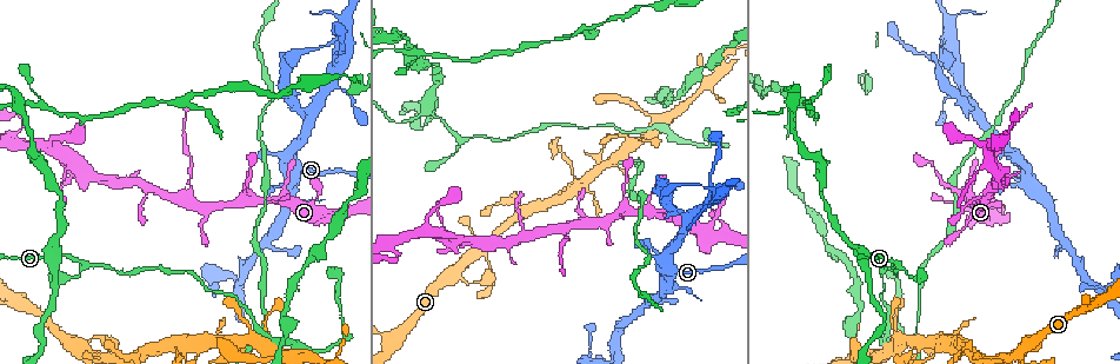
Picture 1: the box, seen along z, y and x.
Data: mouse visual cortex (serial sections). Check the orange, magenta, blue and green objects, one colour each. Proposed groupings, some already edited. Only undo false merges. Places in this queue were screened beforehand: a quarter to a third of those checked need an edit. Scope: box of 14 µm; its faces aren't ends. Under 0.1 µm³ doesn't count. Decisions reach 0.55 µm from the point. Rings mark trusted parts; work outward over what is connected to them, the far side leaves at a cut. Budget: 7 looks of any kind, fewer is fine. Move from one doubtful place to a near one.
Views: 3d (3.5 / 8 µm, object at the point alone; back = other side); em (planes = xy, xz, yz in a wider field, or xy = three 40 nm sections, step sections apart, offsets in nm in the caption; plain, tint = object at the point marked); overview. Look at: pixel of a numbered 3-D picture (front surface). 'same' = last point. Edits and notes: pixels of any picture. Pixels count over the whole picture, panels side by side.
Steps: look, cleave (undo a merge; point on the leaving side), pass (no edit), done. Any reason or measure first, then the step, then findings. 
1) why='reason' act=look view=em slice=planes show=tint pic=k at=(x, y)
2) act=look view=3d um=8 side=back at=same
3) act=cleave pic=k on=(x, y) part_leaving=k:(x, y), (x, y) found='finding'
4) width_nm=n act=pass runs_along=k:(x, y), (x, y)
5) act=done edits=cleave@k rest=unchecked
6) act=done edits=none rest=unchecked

why='three arms meet' act=look view=3d um=3.5 pic=1 at=(432, 111)

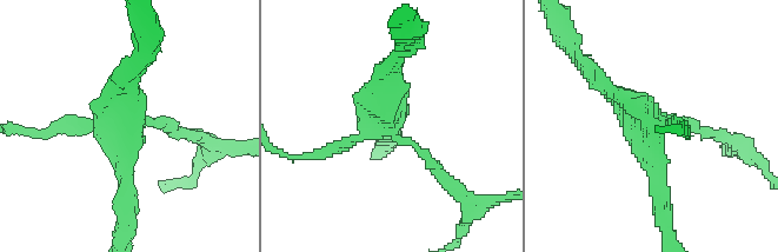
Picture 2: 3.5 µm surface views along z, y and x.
act=look view=em slice=xy step=1 show=tint pic=2 at=(649, 135)

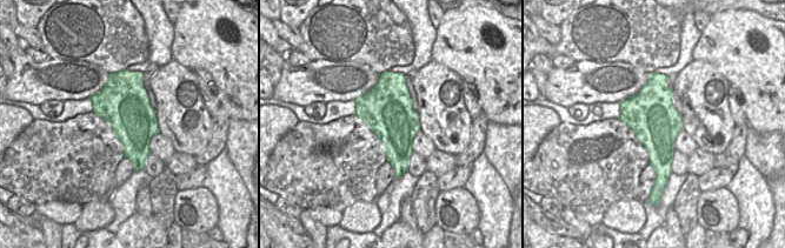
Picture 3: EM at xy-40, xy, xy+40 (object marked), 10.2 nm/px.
act=cleave pic=2 on=(110, 107) part_leaving=2:(101, 126), (119, 121), (137, 57) found='two cells meet here'

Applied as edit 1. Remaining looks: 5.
why='a narrow waist' act=look view=3d um=3.5 side=back pic=1 at=(128, 273)

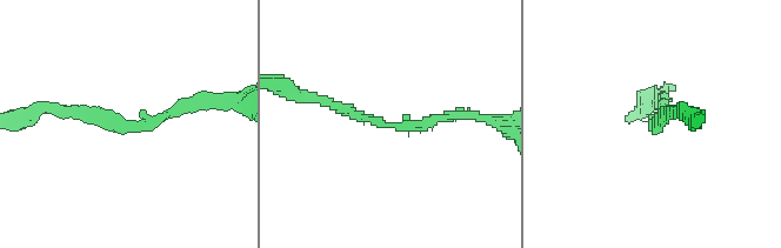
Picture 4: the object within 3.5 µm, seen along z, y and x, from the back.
why='now the EM' act=look view=em slice=xy step=5 show=tint pic=4 at=(650, 131)

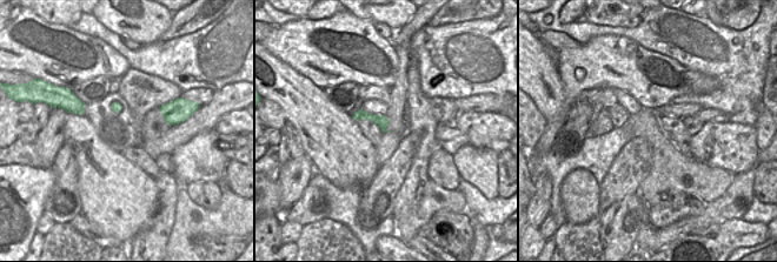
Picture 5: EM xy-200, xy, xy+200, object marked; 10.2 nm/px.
width_nm=130 act=pass runs_along=4:(459, 114), (389, 127), (321, 100) found='all the same cell'

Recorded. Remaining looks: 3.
why='sharp bend' act=look view=3d um=3.5 pic=1 at=(343, 317)

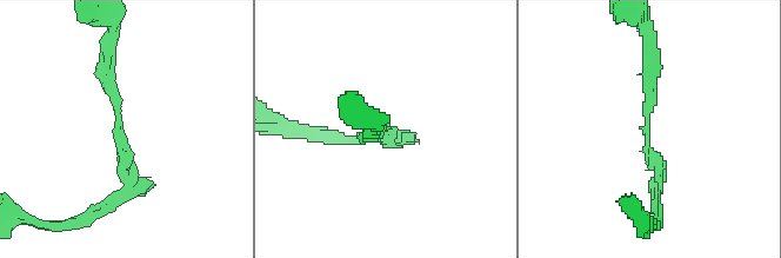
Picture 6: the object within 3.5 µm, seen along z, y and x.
why='now the EM' act=look view=em slice=xy step=3 show=tint pic=6 at=(122, 135)

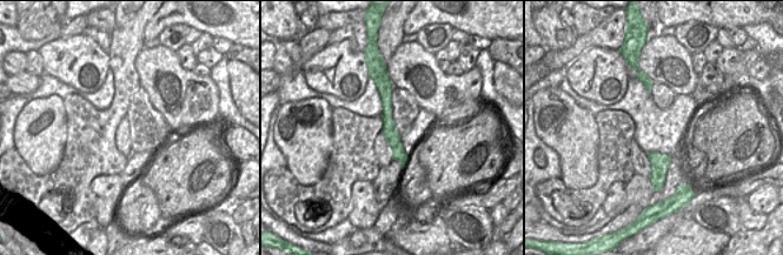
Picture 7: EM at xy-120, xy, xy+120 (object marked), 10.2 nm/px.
act=pass runs_along=6:(112, 204), (129, 183), (108, 64) found='one cell here'

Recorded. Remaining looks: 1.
act=done edits=cleave@2 rest=unchecked

